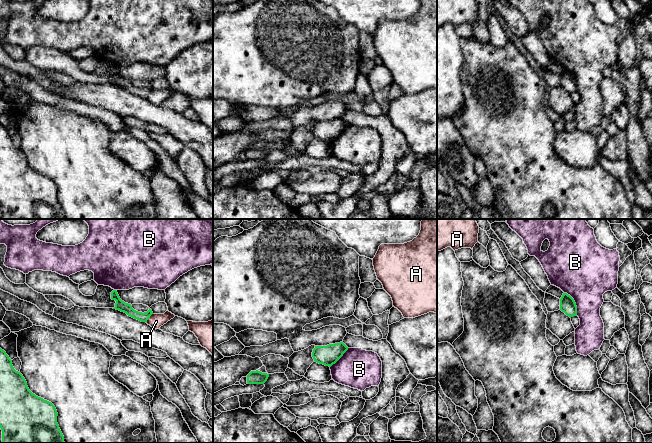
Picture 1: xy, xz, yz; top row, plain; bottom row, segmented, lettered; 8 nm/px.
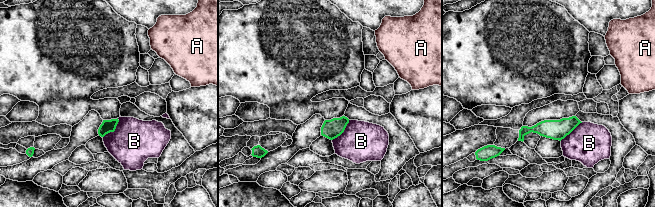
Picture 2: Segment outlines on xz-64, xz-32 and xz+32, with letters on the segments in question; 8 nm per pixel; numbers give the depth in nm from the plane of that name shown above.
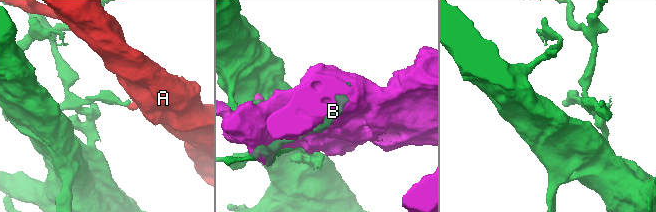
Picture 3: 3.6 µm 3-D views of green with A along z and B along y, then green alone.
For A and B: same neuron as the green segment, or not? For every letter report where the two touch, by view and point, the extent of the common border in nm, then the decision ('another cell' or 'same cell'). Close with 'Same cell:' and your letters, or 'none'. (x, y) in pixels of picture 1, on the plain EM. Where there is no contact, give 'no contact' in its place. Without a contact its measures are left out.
A: xy (149, 93) | 90 nm | another cell
B: yz (574, 78) | 220 nm | another cell
Same cell: none

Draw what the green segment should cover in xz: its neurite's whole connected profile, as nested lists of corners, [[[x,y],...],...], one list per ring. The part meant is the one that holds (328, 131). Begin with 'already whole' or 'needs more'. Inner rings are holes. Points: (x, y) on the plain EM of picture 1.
already whole; [[[343,118],[327,122],[315,122],[312,133],[315,138],[331,143],[347,126],[348,123]]]

